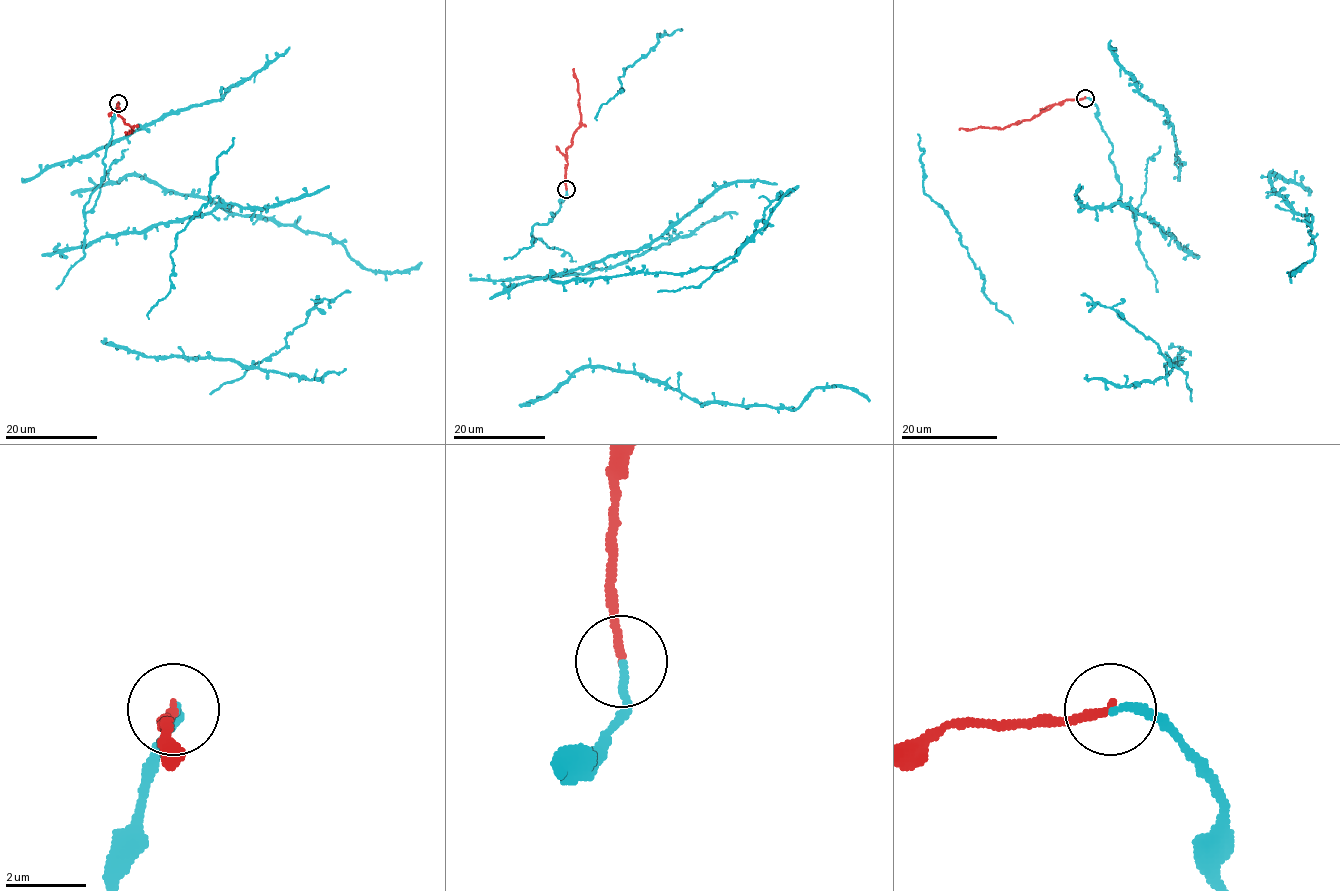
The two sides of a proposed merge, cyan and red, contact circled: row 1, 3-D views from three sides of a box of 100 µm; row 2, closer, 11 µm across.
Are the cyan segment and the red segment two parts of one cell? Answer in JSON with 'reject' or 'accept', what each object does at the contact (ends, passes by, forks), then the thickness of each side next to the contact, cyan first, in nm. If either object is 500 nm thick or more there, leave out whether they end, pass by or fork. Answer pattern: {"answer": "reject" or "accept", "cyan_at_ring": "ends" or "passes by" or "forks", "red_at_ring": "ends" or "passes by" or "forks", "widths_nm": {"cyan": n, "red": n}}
{"answer": "accept", "cyan_at_ring": "ends", "red_at_ring": "ends", "widths_nm": {"cyan": 200, "red": 200}}

